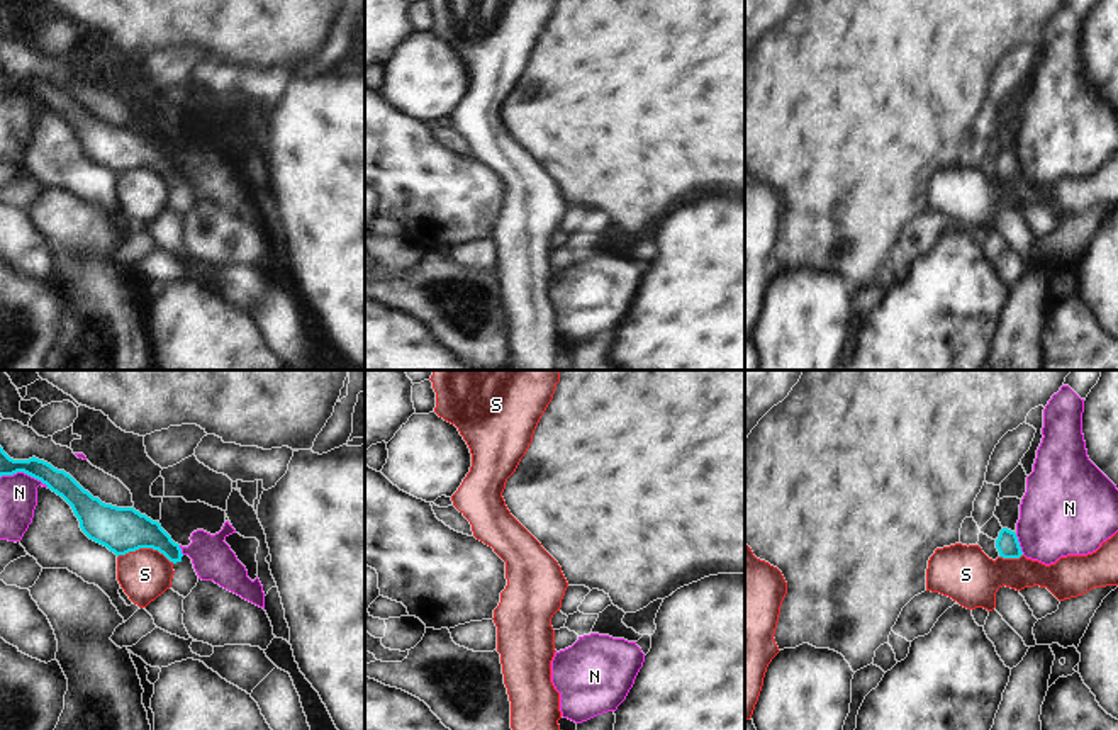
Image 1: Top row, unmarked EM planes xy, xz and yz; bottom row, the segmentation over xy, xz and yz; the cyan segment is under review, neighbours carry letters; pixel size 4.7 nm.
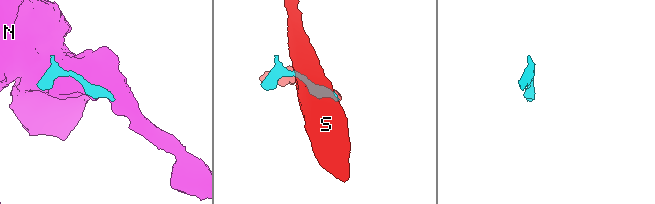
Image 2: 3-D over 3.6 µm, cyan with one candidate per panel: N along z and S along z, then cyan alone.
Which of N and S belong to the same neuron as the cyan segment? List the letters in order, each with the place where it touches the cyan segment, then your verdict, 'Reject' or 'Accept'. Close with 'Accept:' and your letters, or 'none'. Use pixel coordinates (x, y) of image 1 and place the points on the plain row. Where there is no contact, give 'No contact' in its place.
N: Touches cyan at xy (24, 92). Reject
S: Touches cyan at xy (146, 167). Reject
Accept: none.

